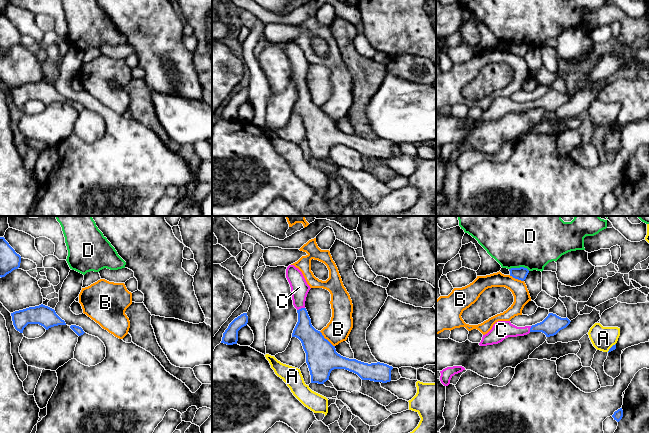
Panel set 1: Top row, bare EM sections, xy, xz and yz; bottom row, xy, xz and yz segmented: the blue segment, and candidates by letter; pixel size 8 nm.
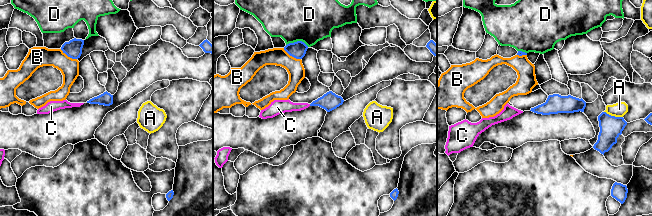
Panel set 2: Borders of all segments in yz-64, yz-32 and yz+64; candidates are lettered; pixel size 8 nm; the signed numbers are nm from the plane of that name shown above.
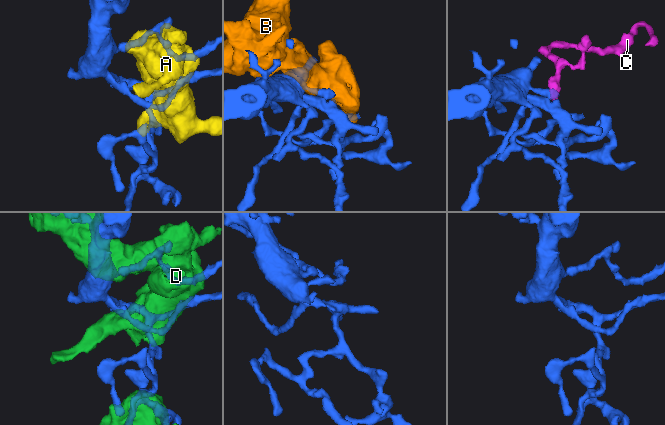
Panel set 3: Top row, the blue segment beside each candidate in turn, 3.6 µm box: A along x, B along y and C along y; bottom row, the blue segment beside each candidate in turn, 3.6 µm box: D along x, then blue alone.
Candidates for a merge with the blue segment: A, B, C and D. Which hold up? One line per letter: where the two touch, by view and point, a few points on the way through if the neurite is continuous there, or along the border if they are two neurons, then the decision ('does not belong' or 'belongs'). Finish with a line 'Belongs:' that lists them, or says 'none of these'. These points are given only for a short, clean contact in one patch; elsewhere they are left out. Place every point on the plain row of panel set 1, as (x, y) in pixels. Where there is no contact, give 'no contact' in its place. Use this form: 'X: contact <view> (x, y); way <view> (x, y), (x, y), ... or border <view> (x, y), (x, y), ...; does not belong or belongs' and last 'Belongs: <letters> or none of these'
A: contact yz (611, 123); does not belong
B: contact xz (326, 115); does not belong
C: contact xz (301, 84); way xz (310, 113), (304, 107), (301, 84), (299, 63); belongs
D: contact yz (519, 44); does not belong
Belongs: C

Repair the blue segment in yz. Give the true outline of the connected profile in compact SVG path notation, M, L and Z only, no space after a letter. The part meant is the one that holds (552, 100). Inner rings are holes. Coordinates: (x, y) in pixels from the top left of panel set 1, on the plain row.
M549 89L542 98L532 102L517 103L510 97L498 97L487 110L483 111L479 121L498 120L508 113L524 112L530 108L542 108L546 113L554 112L560 106L566 104L570 98L567 93L561 94L553 89Z

